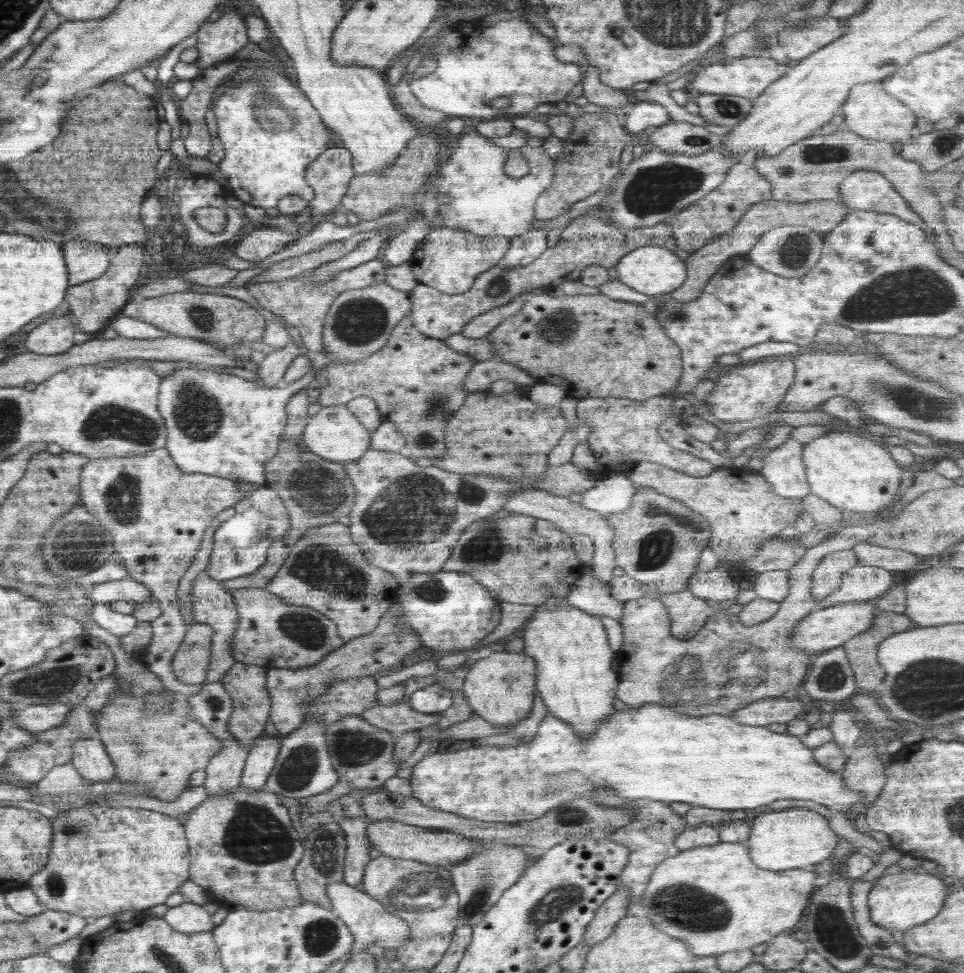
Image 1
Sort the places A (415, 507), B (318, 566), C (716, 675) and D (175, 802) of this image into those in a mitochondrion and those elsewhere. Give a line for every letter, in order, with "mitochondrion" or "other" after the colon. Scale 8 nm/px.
A: mitochondrion
B: mitochondrion
C: mitochondrion
D: other

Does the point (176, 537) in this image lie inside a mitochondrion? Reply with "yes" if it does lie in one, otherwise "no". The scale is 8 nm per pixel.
no

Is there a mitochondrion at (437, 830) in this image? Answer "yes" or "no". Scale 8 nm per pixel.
no

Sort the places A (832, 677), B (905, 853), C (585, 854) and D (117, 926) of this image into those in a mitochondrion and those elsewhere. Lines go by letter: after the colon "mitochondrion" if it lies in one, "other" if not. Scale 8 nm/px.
A: mitochondrion
B: other
C: other
D: other

